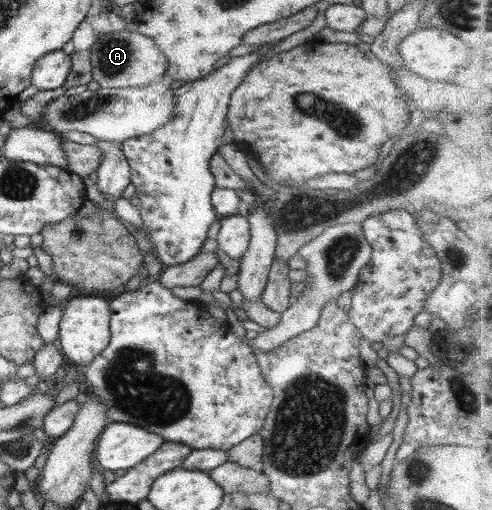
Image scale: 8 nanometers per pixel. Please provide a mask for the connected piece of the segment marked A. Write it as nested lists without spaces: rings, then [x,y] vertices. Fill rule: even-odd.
[[[121,29],[100,34],[95,38],[89,53],[92,81],[101,88],[120,89],[147,86],[166,72],[168,65],[164,54],[157,48],[152,38],[137,31]]]

